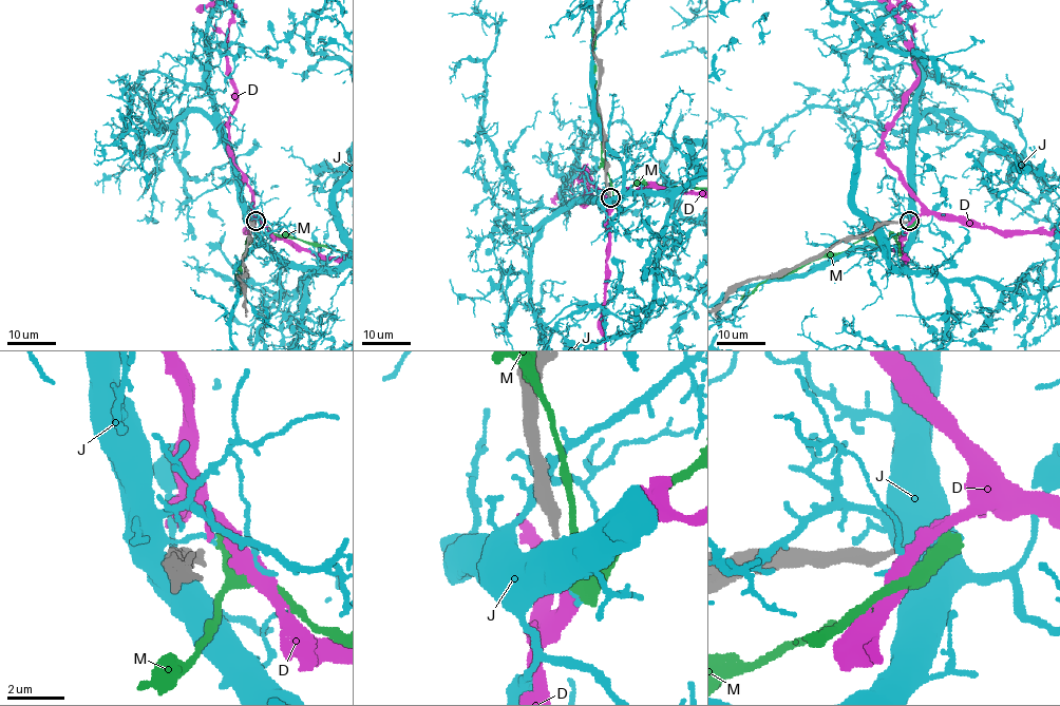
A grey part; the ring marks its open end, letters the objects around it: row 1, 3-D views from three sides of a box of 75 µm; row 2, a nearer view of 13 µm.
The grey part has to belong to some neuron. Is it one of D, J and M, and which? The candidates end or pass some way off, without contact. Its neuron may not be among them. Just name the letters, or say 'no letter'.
D

